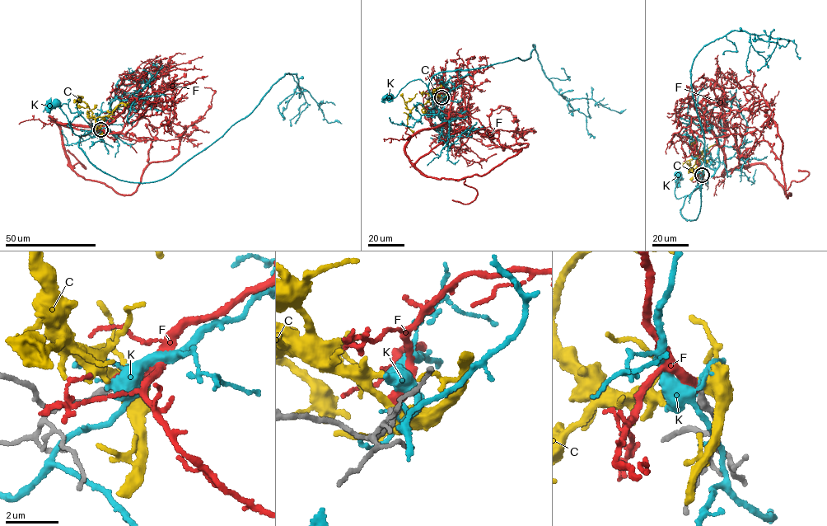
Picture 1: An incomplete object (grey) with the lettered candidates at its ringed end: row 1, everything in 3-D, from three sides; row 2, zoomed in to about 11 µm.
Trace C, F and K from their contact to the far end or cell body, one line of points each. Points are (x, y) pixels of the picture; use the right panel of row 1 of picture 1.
C: (702, 175), (698, 175), (692, 171), (698, 165), (696, 157), (698, 155), (689, 160), (690, 164), (686, 162)
F: (702, 175), (693, 133), (709, 127), (723, 149), (721, 100), (738, 155), (752, 114), (773, 104)
K: (702, 175), (707, 183), (677, 199), (675, 188), (681, 176), (678, 175)

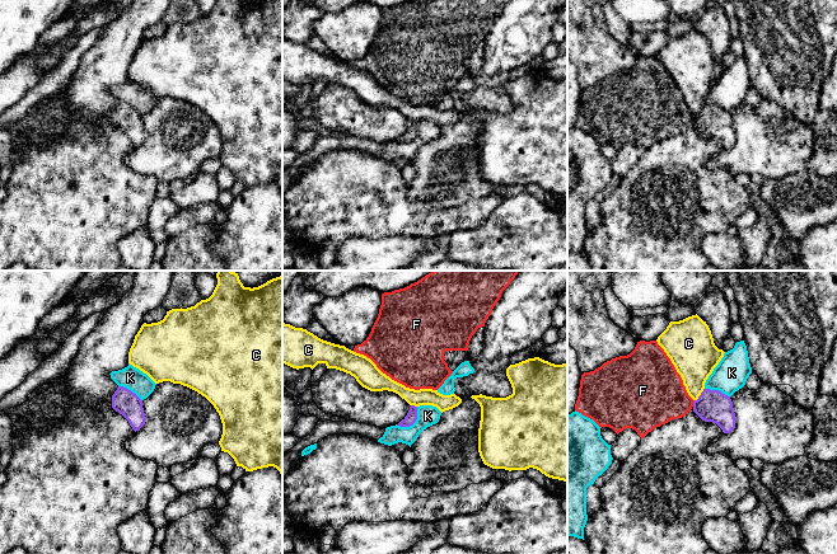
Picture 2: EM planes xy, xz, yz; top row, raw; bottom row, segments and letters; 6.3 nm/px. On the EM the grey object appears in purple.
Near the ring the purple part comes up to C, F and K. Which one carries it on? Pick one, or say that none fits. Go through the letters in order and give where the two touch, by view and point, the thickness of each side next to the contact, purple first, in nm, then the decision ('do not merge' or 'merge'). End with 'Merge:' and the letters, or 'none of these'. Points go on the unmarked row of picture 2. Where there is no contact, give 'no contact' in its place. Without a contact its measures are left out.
C: contact yz (701, 109); calibres 200 and 280 nm; do not merge
F: contact yz (693, 118); calibres 200 and 380 nm; merge
K: contact xz (412, 139); calibres 70 and 130 nm; do not merge
Merge: F

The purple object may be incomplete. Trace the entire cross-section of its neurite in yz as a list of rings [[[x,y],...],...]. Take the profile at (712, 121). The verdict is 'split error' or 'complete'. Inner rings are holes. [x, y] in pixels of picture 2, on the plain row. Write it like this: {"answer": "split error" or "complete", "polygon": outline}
{"answer": "split error", "polygon": [[[640,56],[630,70],[612,74],[594,86],[584,88],[575,126],[593,135],[600,144],[609,142],[617,150],[632,144],[641,154],[654,144],[682,133],[691,126],[702,136],[716,138],[724,149],[730,149],[737,136],[730,112],[719,105],[703,104],[698,114],[693,116],[656,56]]]}

